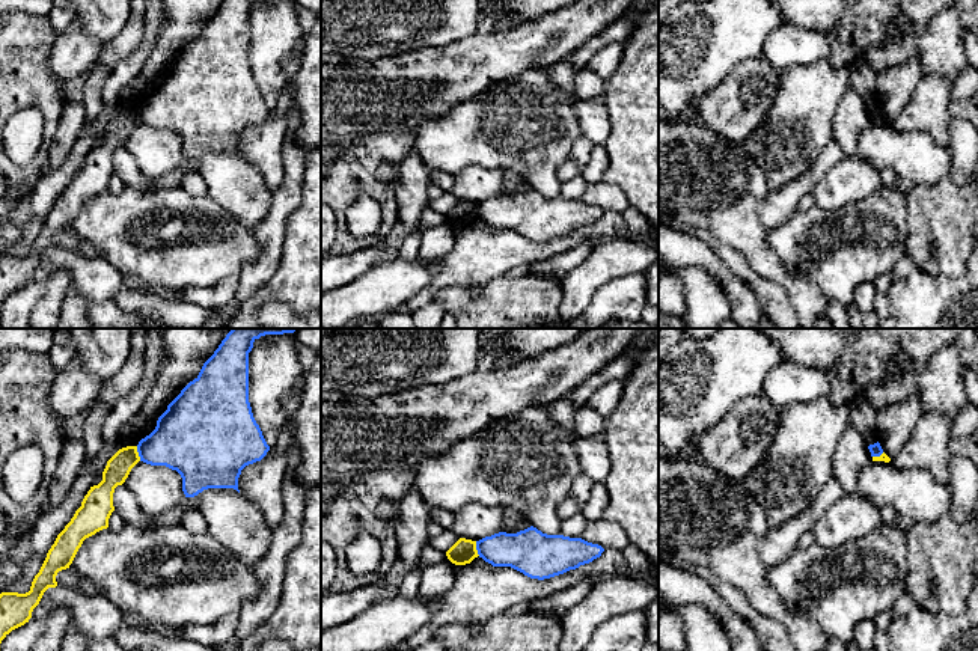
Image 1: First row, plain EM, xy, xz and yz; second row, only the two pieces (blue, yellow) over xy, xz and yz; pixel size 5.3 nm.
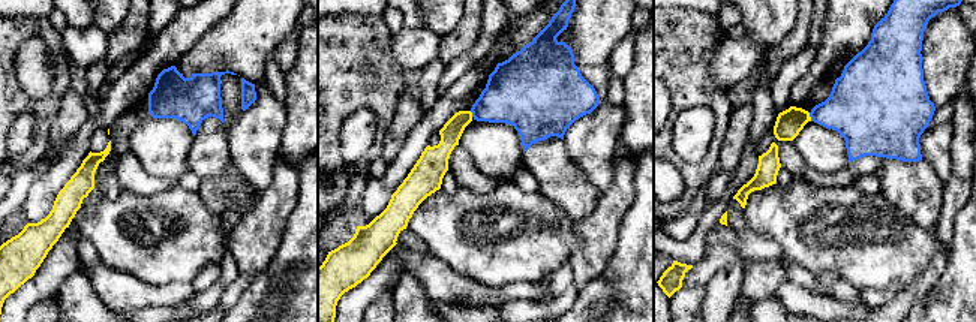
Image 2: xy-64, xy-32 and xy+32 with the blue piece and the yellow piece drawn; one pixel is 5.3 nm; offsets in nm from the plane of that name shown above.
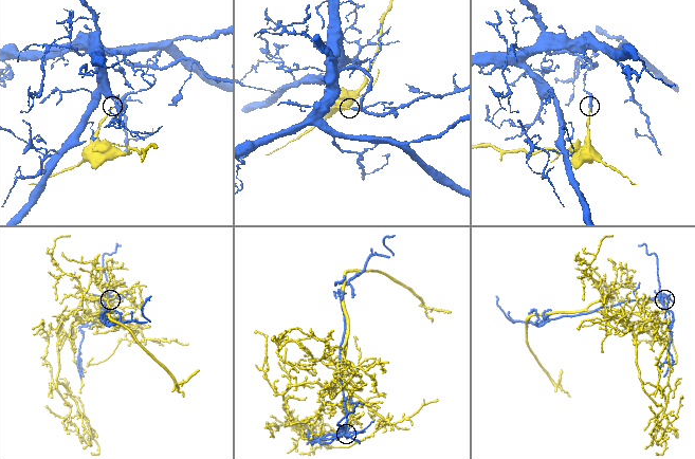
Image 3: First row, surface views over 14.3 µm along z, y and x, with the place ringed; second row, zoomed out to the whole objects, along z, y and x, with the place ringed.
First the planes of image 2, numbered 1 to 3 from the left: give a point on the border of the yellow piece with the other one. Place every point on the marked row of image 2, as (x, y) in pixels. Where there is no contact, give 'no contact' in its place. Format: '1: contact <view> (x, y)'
1: no contact
2: contact xy-32 (473, 114)
3: contact xy+32 (810, 116)

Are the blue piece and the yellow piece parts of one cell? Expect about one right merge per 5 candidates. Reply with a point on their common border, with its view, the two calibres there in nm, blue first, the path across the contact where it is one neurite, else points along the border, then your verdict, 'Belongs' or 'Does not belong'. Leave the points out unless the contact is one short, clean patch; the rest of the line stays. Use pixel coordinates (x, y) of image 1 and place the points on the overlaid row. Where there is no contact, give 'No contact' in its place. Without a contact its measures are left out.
Touches blue at xy (139, 454). Thickness 320 nm (blue) against 130 nm. Boundary: xy (136, 446), (140, 460). Does not belong

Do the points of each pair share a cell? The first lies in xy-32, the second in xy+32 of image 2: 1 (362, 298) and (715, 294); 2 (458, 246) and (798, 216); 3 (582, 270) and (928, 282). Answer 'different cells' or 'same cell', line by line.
1: different cells
2: same cell
3: same cell

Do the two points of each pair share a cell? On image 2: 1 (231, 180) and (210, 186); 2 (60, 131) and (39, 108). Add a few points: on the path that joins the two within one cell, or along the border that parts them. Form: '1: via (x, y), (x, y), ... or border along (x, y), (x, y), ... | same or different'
1: via (227, 183), (215, 186) | same
2: border along (68, 90), (60, 101), (48, 132), (47, 155) | different

